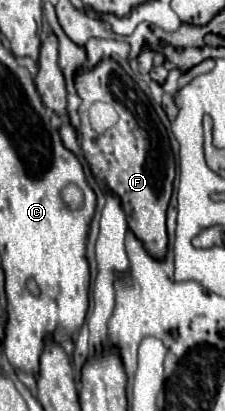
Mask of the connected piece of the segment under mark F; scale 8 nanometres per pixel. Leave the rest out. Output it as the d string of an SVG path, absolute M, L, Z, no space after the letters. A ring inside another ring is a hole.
M102 60L96 68L82 70L76 76L76 90L82 98L78 108L82 120L80 144L94 178L120 198L128 218L128 228L138 240L144 240L144 248L148 248L152 256L164 260L168 252L166 210L172 198L172 182L176 178L176 162L164 124L140 86L114 60ZM94 102L112 104L120 116L116 126L104 134L96 134L88 120L88 110Z

